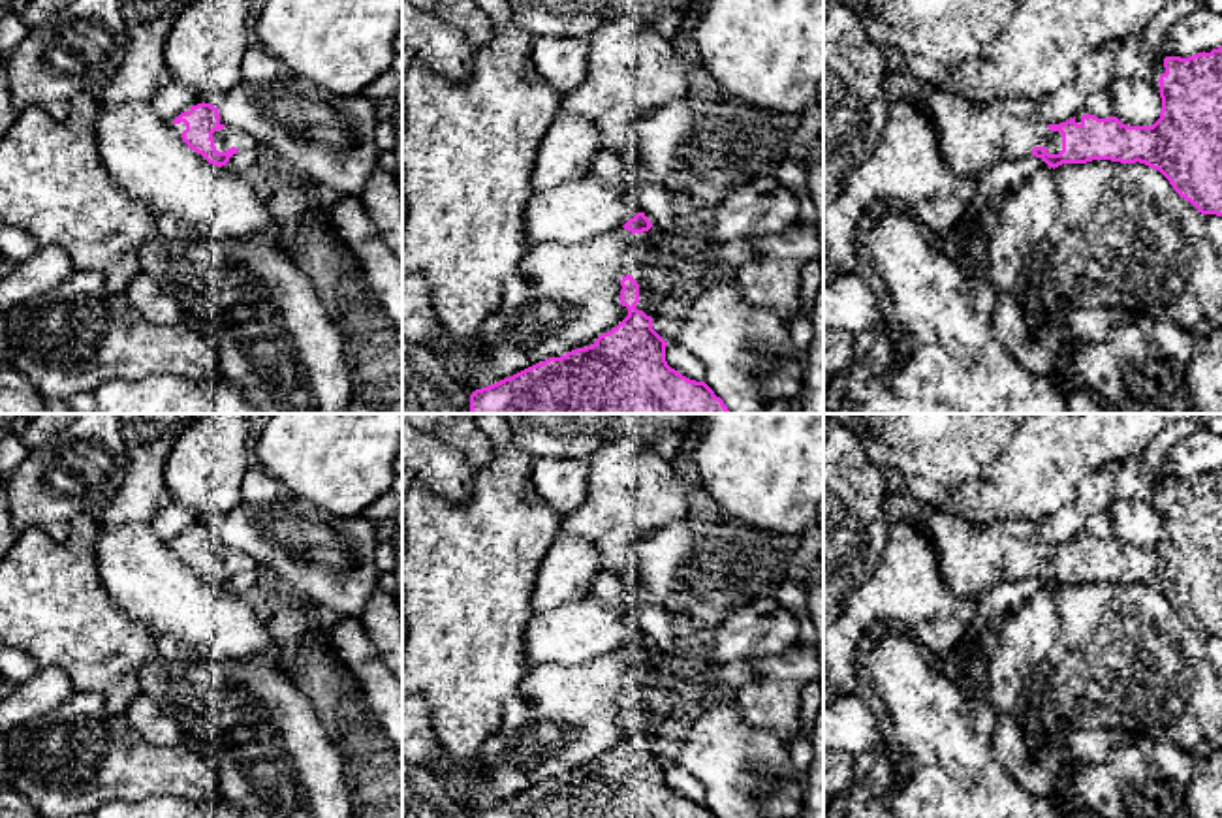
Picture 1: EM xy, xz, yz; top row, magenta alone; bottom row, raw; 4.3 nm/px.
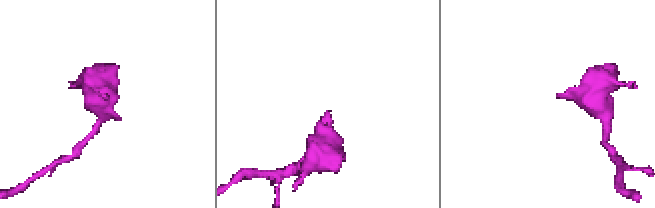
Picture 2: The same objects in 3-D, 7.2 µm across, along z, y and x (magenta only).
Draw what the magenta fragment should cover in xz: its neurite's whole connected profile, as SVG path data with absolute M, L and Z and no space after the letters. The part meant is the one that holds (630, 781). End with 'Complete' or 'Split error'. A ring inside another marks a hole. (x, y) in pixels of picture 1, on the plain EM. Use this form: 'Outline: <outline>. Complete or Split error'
Outline: M622 698L620 707L628 737L592 767L549 779L470 818L716 818L705 803L667 786L667 763L652 750L652 739L635 730L634 698Z. Complete

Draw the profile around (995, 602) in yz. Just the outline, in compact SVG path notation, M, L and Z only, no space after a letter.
M1030 577L1021 581L1004 581L981 592L976 600L976 615L963 637L978 634L993 617L1002 617L1010 607L1019 607L1047 585Z

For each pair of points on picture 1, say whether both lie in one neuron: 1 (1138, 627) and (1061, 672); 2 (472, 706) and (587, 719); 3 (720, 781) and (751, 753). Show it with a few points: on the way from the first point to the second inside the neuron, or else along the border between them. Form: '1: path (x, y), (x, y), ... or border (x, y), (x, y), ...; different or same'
1: path (1119, 644), (1087, 672), (1080, 672); same
2: border (527, 672), (504, 706), (501, 726), (480, 747); different
3: path (728, 773), (743, 760); same

